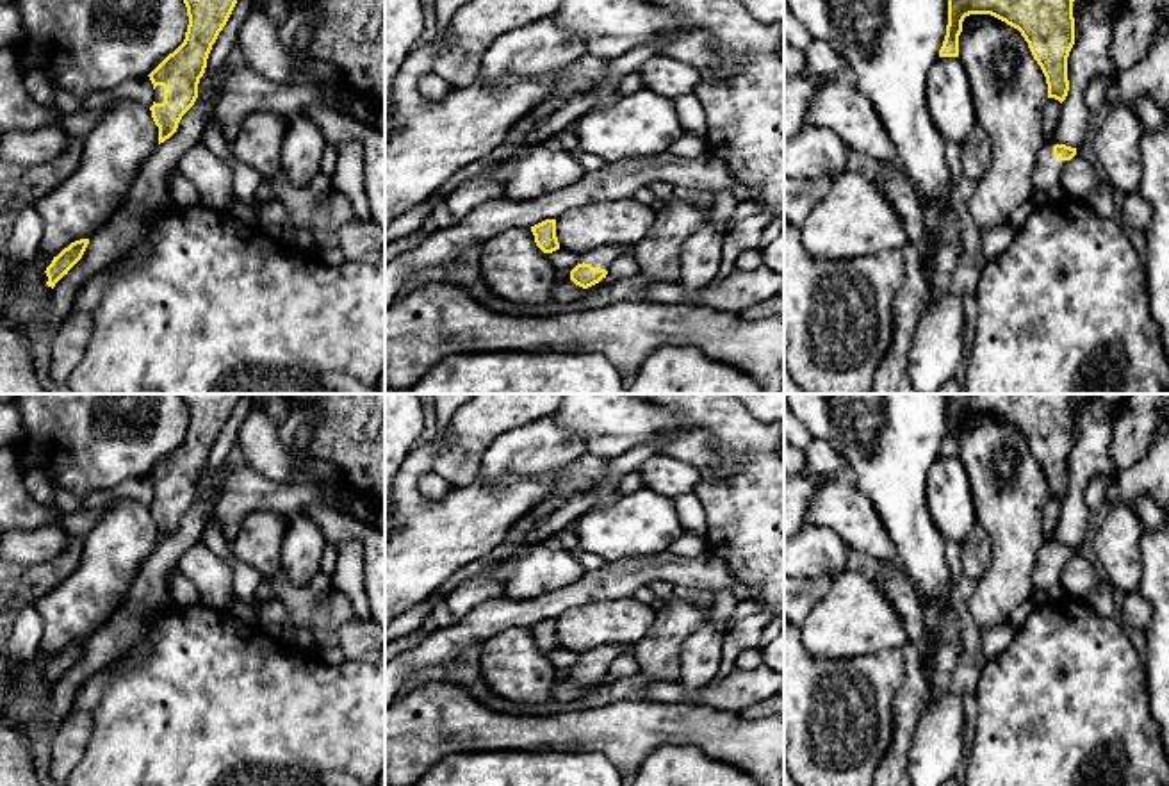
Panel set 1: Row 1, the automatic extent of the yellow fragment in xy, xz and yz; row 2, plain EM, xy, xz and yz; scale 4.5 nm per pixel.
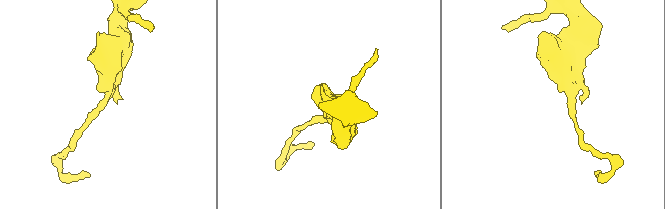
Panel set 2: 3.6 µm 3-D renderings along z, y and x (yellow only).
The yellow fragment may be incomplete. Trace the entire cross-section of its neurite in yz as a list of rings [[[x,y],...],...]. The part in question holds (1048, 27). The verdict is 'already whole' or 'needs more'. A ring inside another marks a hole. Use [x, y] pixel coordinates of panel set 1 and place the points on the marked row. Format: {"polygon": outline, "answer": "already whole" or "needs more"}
{"polygon": [[[948,0],[948,25],[939,57],[959,57],[962,21],[969,14],[991,14],[1018,29],[1041,66],[1048,98],[1060,103],[1069,91],[1067,57],[1075,45],[1075,0]]], "answer": "already whole"}

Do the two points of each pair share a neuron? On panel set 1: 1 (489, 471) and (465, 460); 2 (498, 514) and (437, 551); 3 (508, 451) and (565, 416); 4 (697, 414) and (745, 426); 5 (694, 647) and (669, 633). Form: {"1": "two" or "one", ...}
{"1": "two", "2": "one", "3": "two", "4": "one", "5": "two"}

